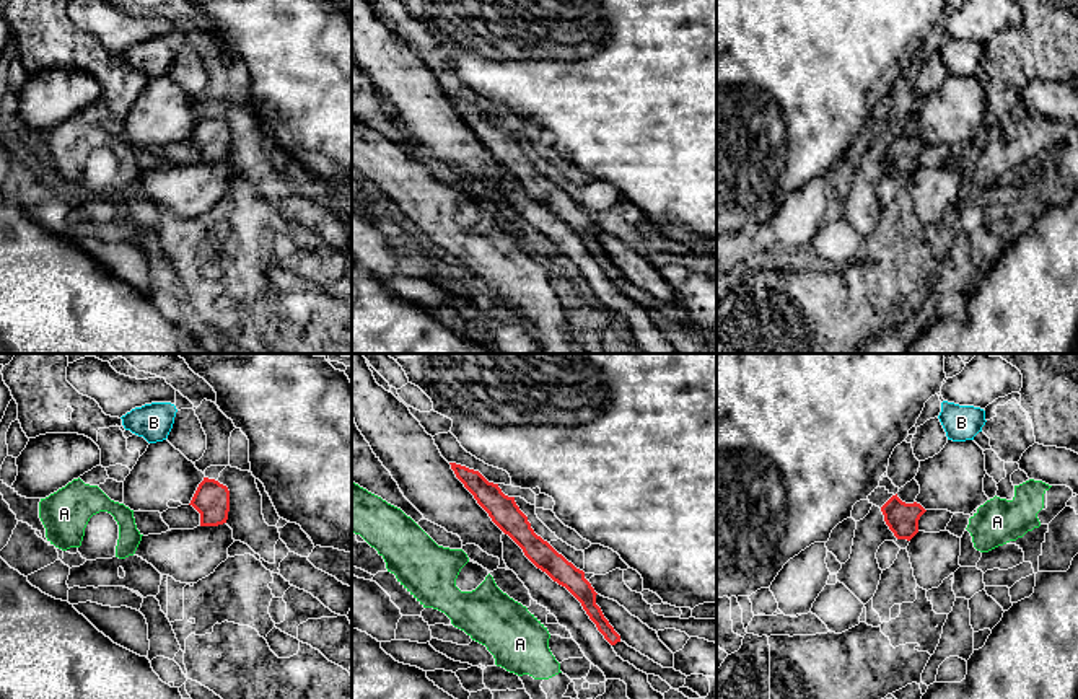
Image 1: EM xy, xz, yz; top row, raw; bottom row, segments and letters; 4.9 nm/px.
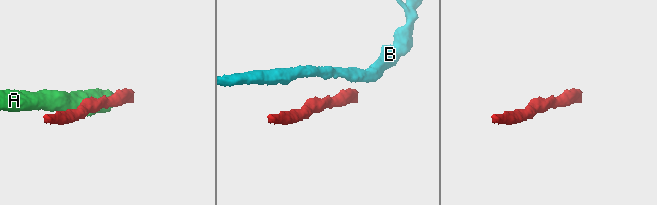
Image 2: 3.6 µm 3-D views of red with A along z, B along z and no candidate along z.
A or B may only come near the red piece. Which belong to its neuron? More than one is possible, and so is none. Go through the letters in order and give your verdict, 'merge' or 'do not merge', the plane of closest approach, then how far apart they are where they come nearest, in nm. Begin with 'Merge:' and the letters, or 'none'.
Merge: none
A: do not merge; nearest in xz; 190 nm apart
B: do not merge; nearest in xy; 280 nm apart

